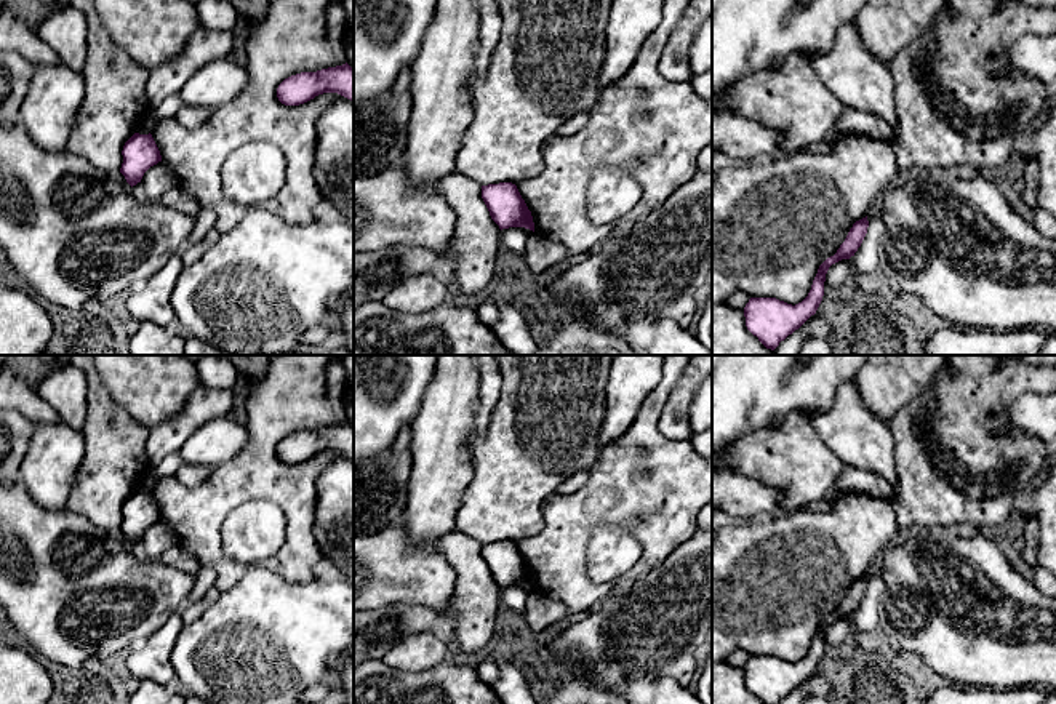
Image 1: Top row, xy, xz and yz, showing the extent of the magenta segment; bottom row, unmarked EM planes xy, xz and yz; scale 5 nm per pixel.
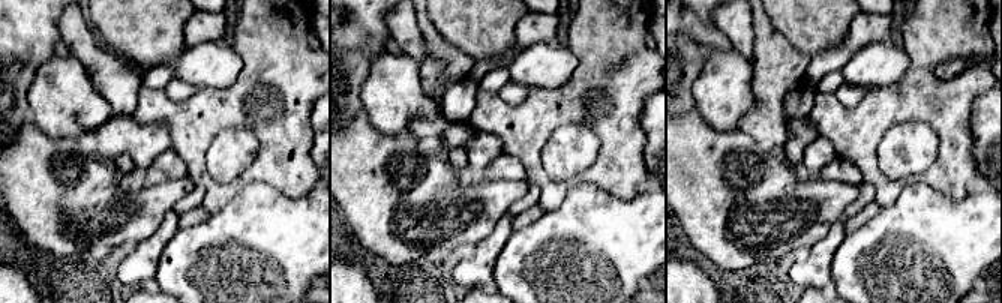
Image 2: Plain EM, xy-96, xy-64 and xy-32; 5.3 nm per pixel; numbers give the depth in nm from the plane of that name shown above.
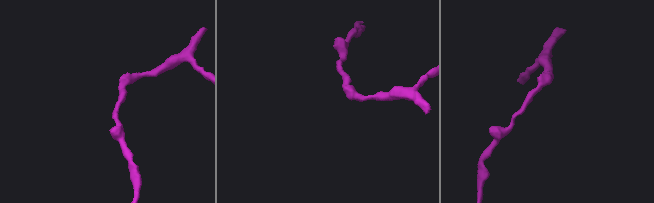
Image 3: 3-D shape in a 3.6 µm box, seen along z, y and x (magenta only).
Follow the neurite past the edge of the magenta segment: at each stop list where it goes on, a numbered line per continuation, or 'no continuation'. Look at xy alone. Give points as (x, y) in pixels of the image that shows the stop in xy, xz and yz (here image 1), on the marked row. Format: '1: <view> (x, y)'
no continuation

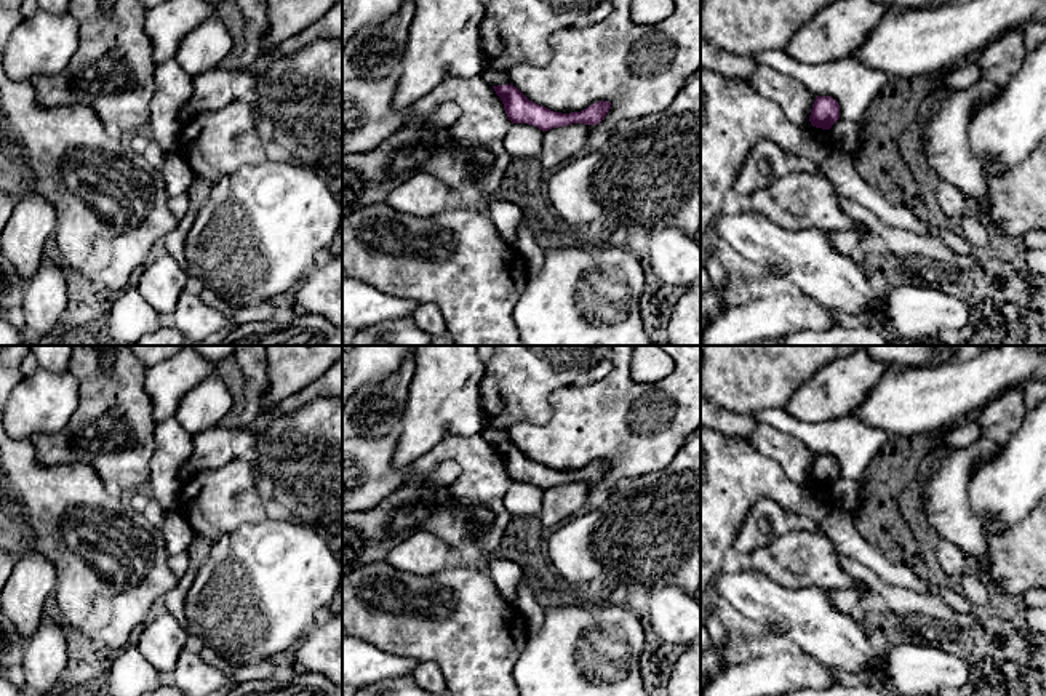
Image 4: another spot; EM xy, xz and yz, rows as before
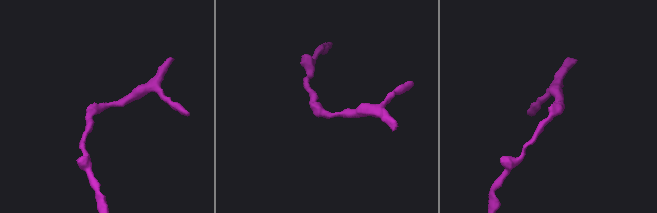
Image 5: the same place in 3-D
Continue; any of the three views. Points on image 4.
no continuation

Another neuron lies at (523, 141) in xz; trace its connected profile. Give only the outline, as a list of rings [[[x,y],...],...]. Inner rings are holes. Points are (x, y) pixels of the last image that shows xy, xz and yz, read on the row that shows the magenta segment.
[[[513,123],[504,139],[504,147],[512,158],[533,158],[542,149],[544,131],[528,123]]]

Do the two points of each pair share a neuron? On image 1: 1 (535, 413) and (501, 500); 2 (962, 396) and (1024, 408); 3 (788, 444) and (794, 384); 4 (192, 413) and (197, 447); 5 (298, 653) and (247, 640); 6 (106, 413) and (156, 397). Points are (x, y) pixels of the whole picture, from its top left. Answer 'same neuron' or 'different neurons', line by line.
1: same neuron
2: different neurons
3: different neurons
4: different neurons
5: same neuron
6: different neurons

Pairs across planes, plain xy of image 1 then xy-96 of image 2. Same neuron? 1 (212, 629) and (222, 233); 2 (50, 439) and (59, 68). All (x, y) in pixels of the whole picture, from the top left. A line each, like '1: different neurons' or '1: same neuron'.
1: same neuron
2: same neuron

